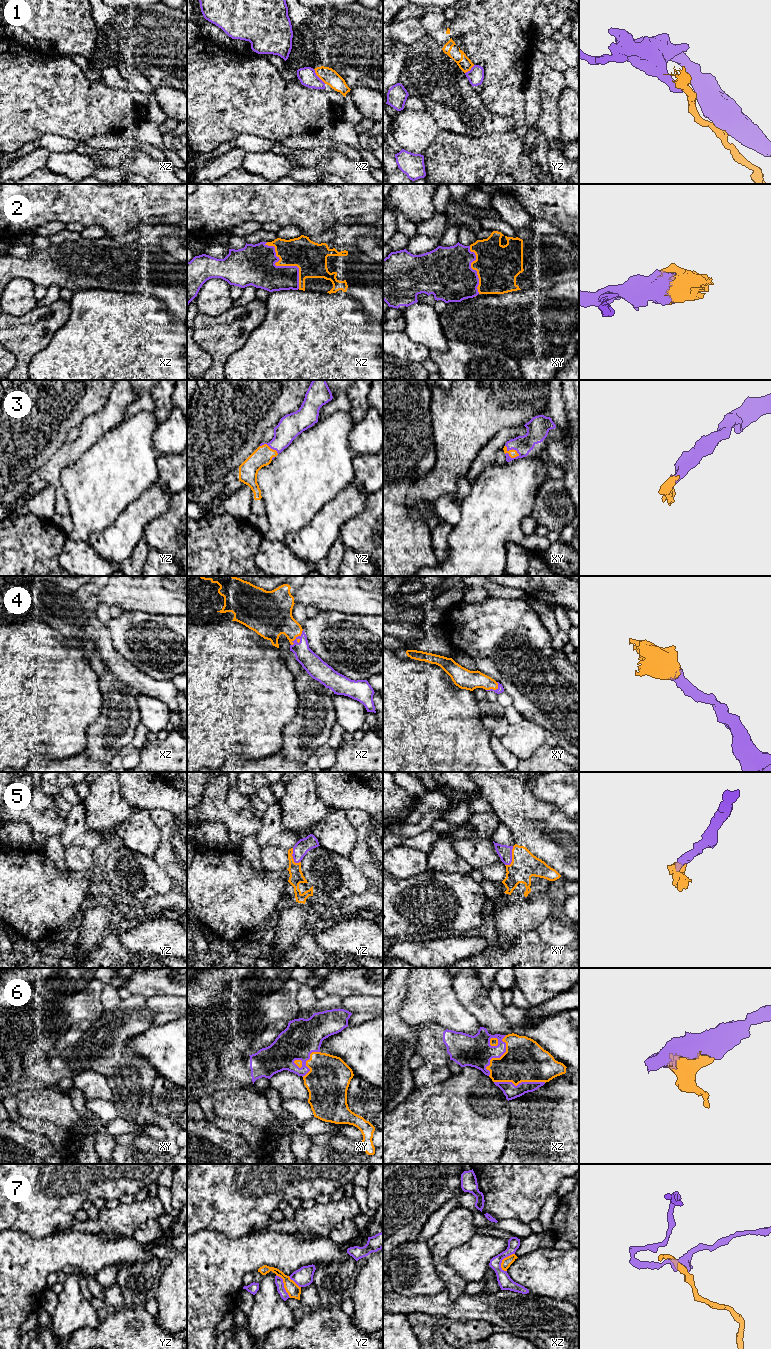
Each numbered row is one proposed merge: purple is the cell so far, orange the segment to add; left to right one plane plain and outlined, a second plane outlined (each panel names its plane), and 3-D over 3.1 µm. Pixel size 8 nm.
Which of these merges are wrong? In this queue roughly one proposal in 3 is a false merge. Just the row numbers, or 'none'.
1, 7

